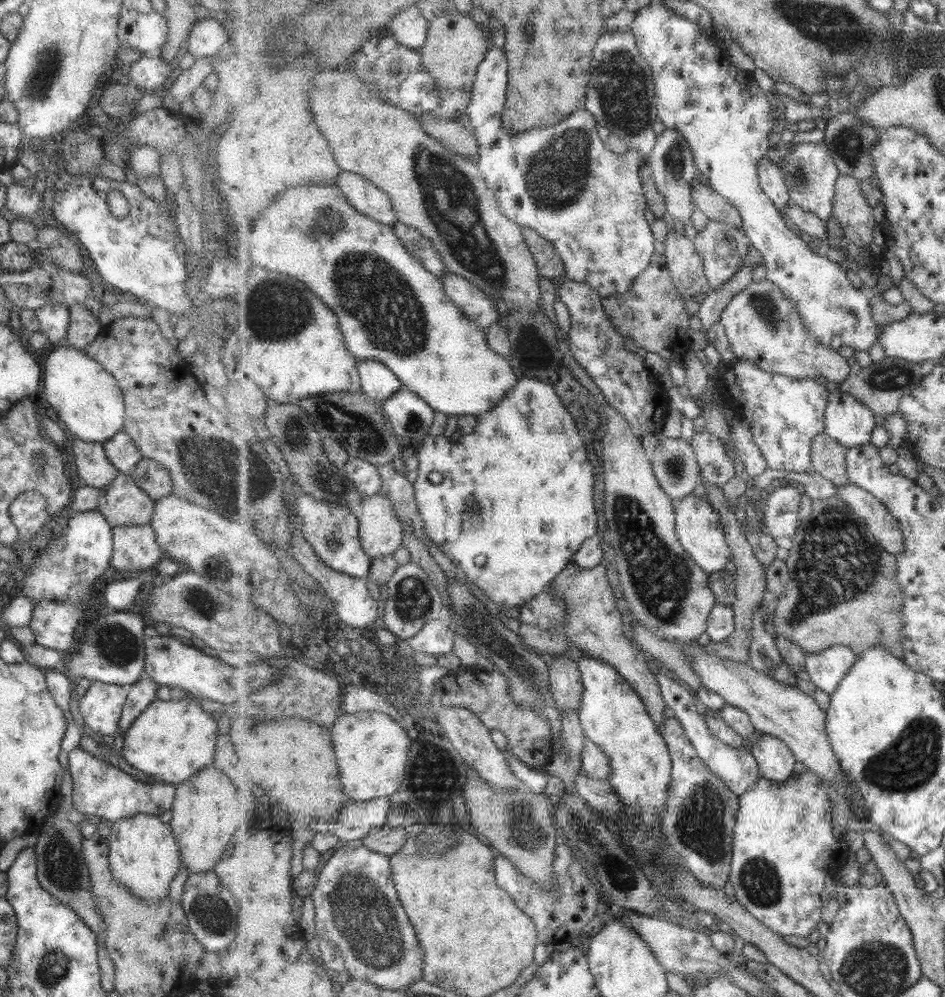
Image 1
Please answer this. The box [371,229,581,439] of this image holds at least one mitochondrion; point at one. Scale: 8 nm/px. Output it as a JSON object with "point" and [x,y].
{"point":[412,420]}

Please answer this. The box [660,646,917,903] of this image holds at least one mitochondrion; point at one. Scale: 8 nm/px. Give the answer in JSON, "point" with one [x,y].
{"point":[699,824]}

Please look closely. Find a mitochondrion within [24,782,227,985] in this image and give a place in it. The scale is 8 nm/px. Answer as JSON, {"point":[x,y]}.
{"point":[61,868]}

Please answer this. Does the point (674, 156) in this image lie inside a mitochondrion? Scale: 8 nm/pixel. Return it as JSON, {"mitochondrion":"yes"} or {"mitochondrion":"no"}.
{"mitochondrion":"yes"}

